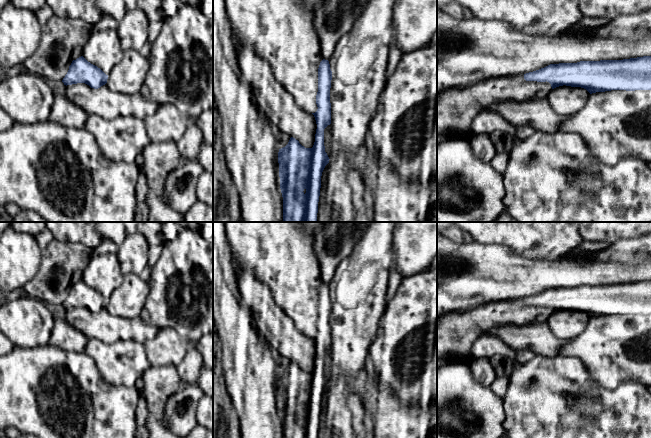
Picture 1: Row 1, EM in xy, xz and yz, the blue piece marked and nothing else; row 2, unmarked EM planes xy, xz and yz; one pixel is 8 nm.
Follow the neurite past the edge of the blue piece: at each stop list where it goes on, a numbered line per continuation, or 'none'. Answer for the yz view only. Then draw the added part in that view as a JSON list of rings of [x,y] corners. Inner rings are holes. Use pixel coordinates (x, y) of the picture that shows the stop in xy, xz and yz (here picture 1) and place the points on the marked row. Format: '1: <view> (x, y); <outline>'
1: yz (456, 109); [[[524,75],[491,78],[468,85],[460,90],[457,87],[437,93],[437,146],[455,139],[469,140],[473,136],[471,124],[474,118],[491,105],[507,101],[524,102],[548,96],[552,87],[549,82],[526,81]]]

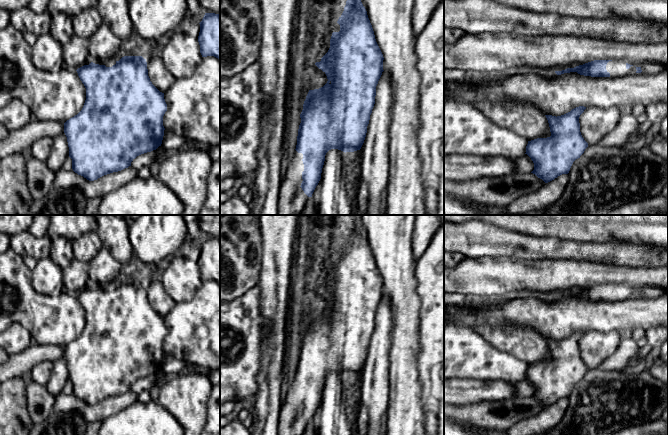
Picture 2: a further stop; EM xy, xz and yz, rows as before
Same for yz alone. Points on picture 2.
1: yz (617, 68); [[[621,60],[609,61],[606,65],[606,70],[610,73],[610,77],[633,75],[637,71],[635,66],[631,66],[629,69],[627,69],[626,63]]]

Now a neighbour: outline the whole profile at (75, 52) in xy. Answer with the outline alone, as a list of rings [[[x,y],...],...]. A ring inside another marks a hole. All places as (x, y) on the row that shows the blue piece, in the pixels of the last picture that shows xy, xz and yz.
[[[77,35],[62,45],[62,50],[66,68],[77,70],[91,59],[88,52],[88,40]]]

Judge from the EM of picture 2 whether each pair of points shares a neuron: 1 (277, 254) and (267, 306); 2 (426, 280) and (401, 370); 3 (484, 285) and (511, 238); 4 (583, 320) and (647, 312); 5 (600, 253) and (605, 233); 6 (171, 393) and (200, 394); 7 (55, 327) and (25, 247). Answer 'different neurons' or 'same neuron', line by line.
1: same neuron
2: different neurons
3: different neurons
4: same neuron
5: different neurons
6: same neuron
7: different neurons

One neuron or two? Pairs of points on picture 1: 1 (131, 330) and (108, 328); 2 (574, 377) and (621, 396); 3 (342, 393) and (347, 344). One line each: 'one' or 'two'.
1: one
2: one
3: one

